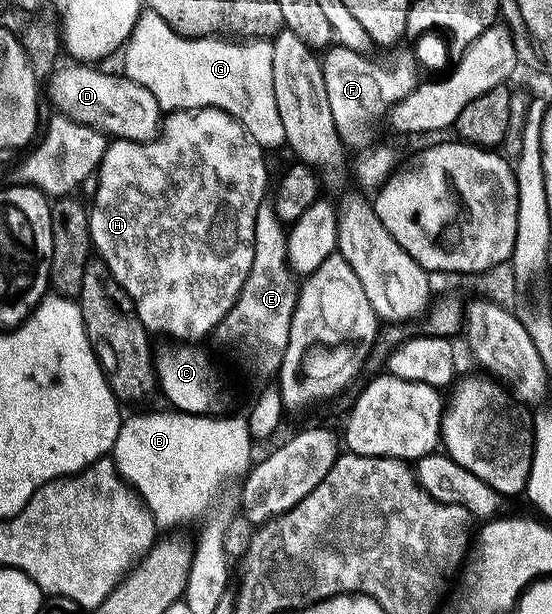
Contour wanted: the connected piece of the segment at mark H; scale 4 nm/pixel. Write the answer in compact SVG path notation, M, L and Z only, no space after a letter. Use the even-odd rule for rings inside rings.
M215 107L167 114L161 135L151 143L114 141L107 146L106 156L96 176L98 192L94 195L94 205L92 204L92 210L89 212L91 241L97 258L108 265L112 277L116 277L124 293L132 297L136 305L136 313L147 331L155 336L167 335L168 338L174 339L170 341L181 341L186 345L194 345L202 341L198 339L204 338L205 335L213 336L224 321L224 317L228 317L228 313L234 308L244 289L244 281L248 281L248 273L252 273L252 261L256 257L256 221L260 209L267 202L268 192L272 187L266 155L267 152L248 133L248 129L239 119L234 119L228 113Z

